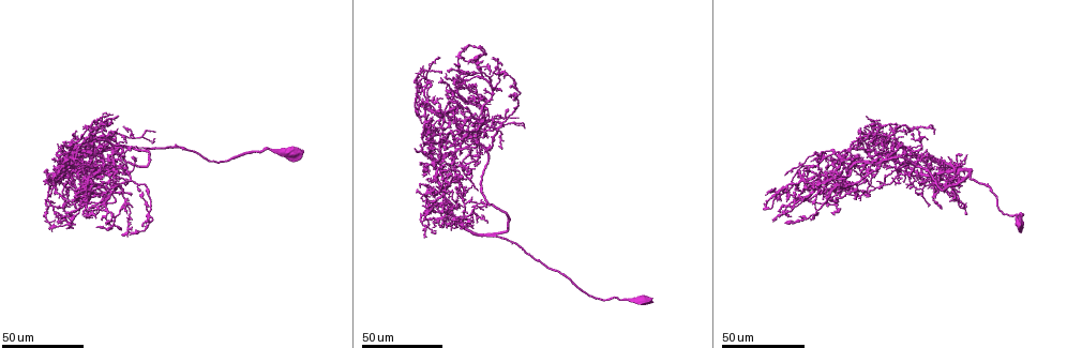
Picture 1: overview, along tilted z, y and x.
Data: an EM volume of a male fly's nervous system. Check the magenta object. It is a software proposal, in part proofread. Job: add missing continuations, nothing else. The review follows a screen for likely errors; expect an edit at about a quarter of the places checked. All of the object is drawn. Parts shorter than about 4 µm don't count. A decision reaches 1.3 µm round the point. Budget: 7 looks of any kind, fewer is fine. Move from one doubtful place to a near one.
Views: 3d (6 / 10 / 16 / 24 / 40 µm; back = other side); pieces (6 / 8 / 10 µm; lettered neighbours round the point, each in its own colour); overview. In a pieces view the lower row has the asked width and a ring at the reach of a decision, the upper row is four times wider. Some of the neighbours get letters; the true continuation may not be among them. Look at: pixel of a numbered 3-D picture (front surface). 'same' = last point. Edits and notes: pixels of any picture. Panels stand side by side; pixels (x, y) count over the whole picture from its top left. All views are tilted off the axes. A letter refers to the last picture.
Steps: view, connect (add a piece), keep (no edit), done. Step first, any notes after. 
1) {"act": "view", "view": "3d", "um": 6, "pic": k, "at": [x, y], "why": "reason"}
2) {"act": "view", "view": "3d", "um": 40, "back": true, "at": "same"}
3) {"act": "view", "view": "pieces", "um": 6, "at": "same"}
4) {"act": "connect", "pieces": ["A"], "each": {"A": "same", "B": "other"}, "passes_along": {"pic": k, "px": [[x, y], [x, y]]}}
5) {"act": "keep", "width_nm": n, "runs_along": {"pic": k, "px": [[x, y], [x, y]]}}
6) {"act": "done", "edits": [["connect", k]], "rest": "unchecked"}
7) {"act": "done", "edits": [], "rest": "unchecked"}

{"act": "view", "view": "3d", "um": 40, "pic": 1, "at": [73, 169], "why": "branch stops here"}

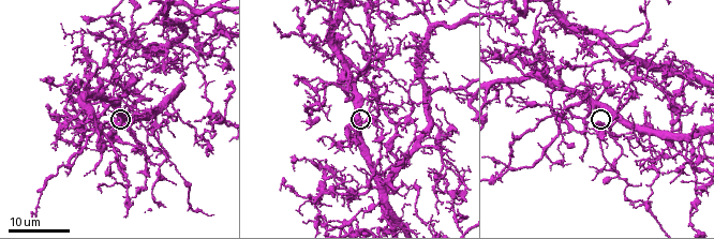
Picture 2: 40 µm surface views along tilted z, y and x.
{"act": "view", "view": "3d", "um": 10, "pic": 2, "at": [355, 115], "why": "zoom in"}

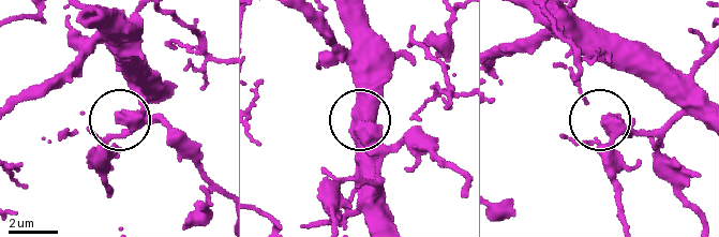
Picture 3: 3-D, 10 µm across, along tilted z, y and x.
{"act": "view", "view": "pieces", "um": 6, "pic": 3, "at": [120, 119]}

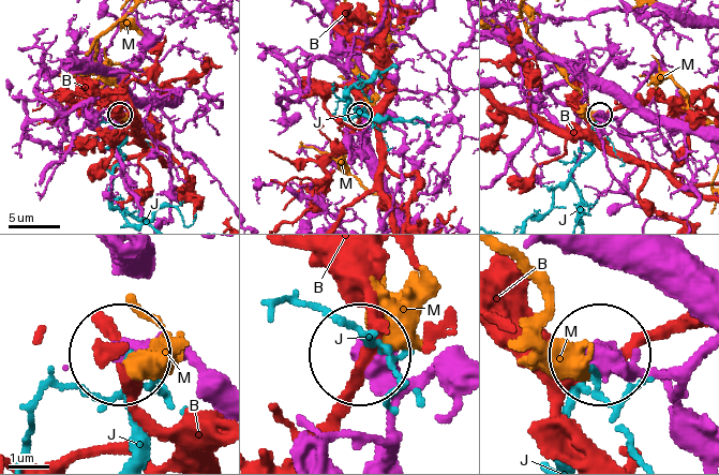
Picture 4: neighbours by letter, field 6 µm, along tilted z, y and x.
{"act": "keep", "width_nm": 480, "each": {"B": "other", "J": "other", "M": "other"}, "found": "none of them fits"}

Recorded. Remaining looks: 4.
{"act": "view", "view": "3d", "um": 16, "pic": 2, "at": [646, 107], "why": "tapers out"}

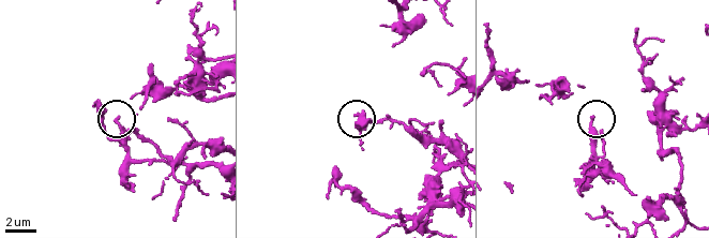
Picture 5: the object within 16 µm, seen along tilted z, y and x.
{"act": "view", "view": "pieces", "um": 6, "pic": 5, "at": [594, 119]}

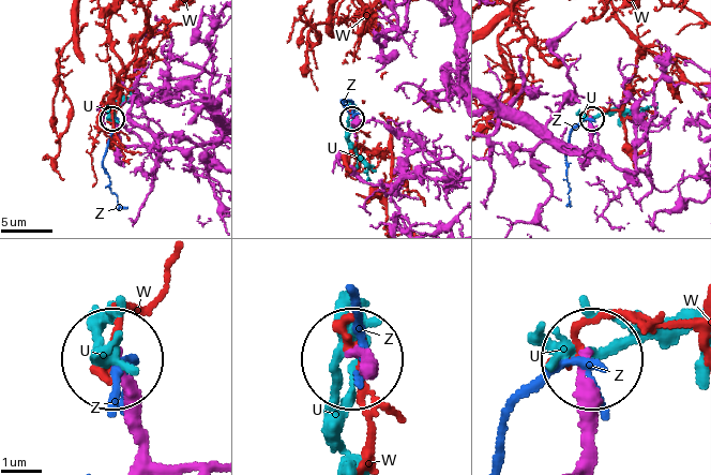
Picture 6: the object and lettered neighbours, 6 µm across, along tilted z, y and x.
{"act": "keep", "each": {"U": "other", "W": "other", "Z": "other"}, "runs_along": {"pic": 6, "px": [[580, 456], [586, 362]]}, "found": "none of them fits"}

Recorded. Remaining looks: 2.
{"act": "view", "view": "3d", "um": 16, "pic": 2, "at": [403, 61], "why": "tapers out"}

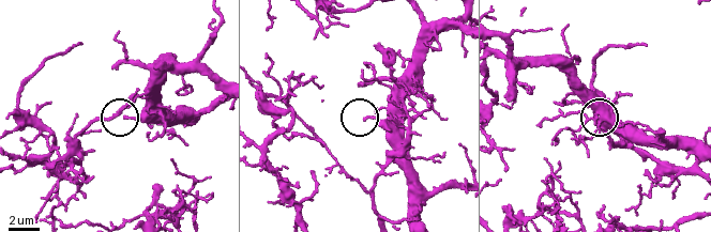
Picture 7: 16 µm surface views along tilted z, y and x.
{"act": "view", "view": "pieces", "um": 8, "pic": 7, "at": [367, 117]}

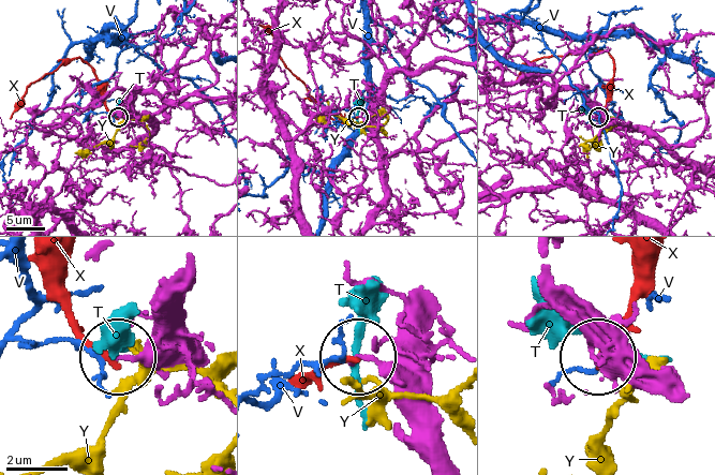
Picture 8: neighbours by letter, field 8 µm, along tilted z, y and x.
{"act": "keep", "each": {"T": "other", "V": "other", "X": "other", "Y": "other"}, "found": "no lettered piece goes on from it"}

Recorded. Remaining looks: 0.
{"act": "done", "edits": [], "rest": "unchecked"}

